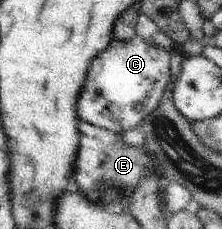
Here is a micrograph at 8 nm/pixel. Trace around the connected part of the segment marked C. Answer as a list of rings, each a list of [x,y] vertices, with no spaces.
[[[136,34],[128,41],[115,40],[91,64],[91,70],[89,70],[87,82],[85,82],[85,90],[81,92],[79,104],[77,104],[79,118],[87,120],[92,125],[120,134],[139,126],[161,104],[167,83],[171,80],[169,69],[171,54],[161,50],[164,46],[161,36],[156,37],[155,40],[146,41]]]

